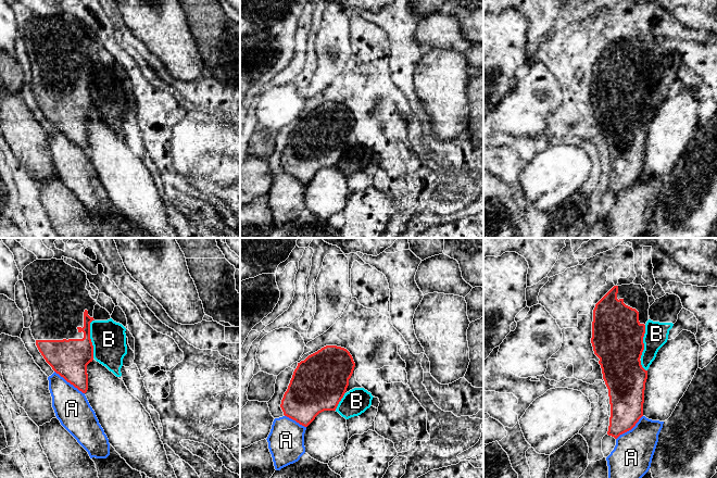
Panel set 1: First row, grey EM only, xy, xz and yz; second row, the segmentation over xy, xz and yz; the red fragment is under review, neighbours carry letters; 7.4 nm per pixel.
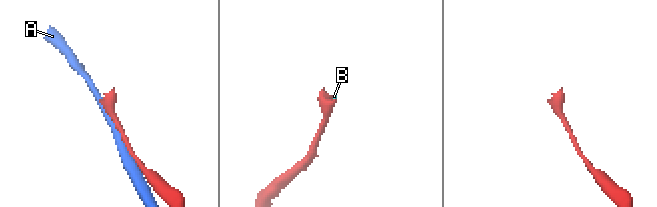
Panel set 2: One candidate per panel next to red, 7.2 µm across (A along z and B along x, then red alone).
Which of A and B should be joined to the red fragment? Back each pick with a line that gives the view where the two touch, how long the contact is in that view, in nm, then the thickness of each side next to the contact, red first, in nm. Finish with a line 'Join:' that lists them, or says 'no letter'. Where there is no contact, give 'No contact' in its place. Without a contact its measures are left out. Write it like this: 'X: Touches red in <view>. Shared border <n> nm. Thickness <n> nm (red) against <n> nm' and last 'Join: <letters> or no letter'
Join: no letter

